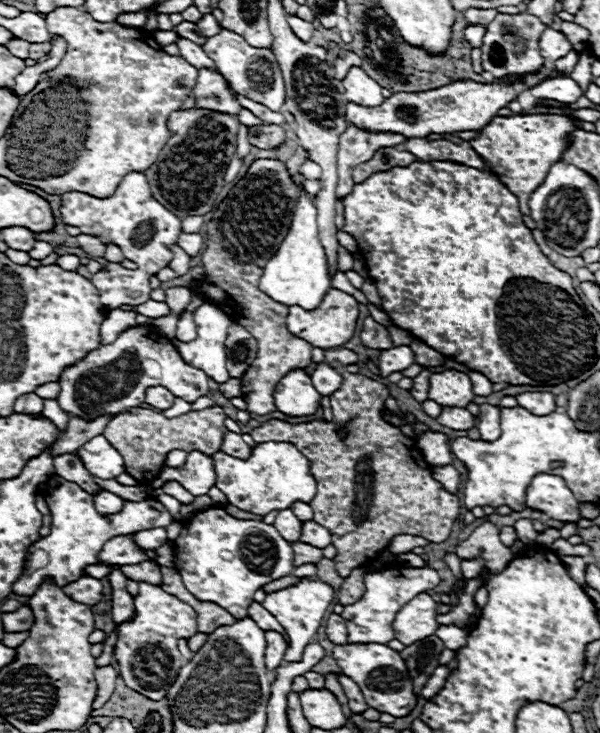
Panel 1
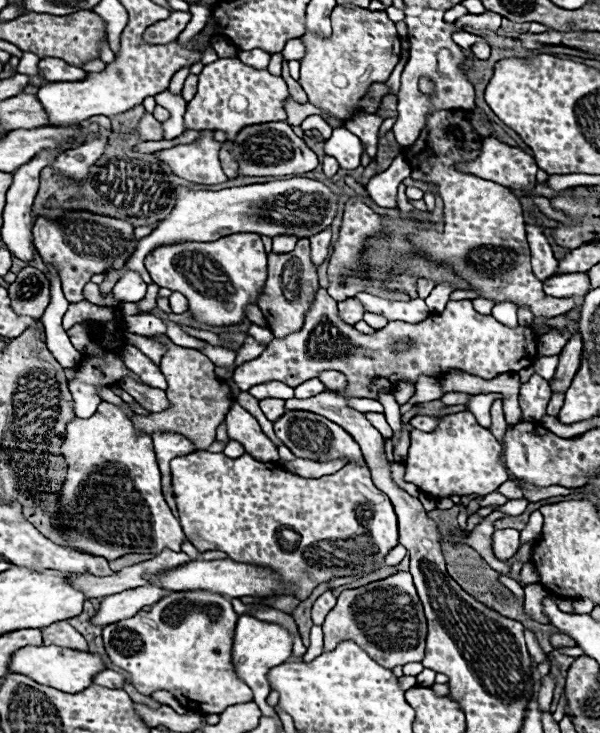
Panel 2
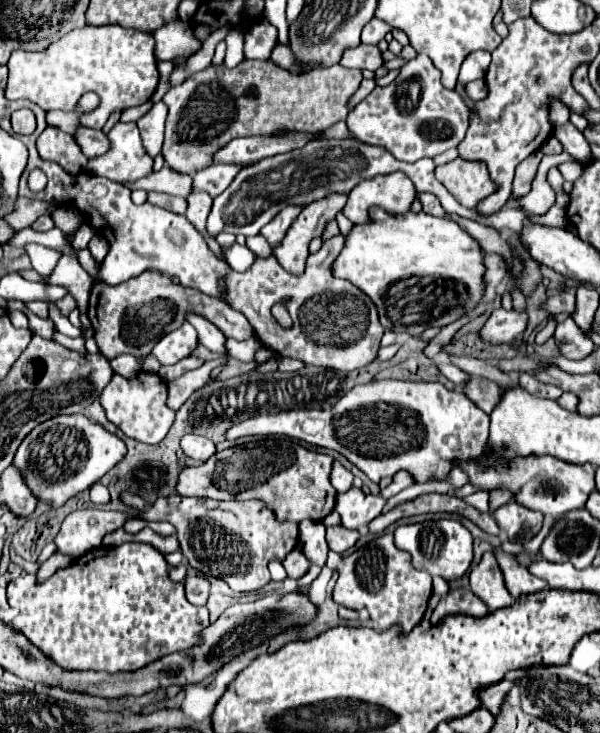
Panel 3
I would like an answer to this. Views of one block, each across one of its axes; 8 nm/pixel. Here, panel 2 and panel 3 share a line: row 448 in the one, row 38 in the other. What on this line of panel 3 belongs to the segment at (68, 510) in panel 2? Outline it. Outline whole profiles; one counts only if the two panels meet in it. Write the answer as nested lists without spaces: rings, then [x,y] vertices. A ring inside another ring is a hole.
[[[84,26],[68,32],[42,52],[14,50],[8,60],[8,100],[30,100],[42,110],[74,110],[86,92],[100,96],[100,108],[82,116],[82,126],[102,130],[114,110],[148,102],[158,86],[154,38],[150,32],[122,26]]]

